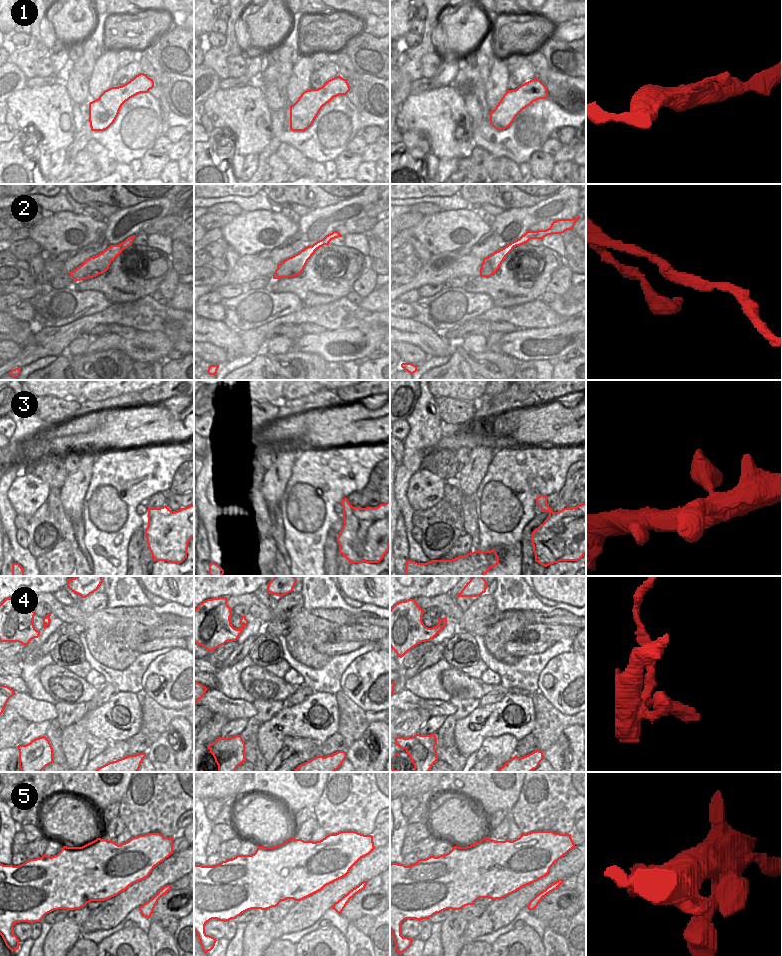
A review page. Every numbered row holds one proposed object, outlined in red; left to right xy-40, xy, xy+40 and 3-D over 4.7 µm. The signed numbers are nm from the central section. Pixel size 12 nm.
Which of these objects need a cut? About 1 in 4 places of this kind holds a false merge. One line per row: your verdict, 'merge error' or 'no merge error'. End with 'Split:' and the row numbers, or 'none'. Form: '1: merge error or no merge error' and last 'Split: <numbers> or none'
1: no merge error
2: no merge error
3: no merge error
4: merge error
5: no merge error
Split: 4

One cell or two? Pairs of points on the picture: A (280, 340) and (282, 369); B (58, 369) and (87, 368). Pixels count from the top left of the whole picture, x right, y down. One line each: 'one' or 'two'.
A: two
B: two

